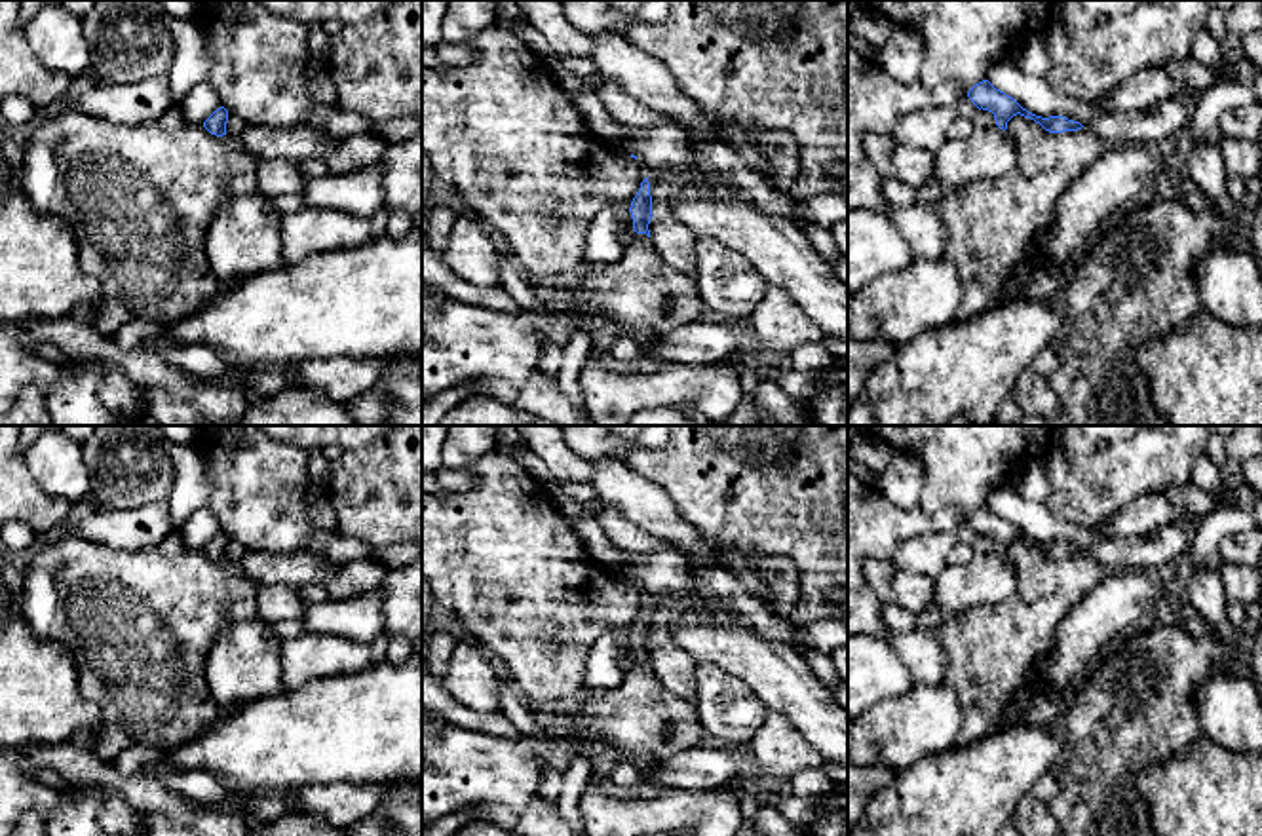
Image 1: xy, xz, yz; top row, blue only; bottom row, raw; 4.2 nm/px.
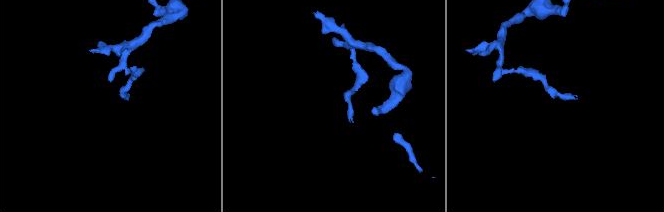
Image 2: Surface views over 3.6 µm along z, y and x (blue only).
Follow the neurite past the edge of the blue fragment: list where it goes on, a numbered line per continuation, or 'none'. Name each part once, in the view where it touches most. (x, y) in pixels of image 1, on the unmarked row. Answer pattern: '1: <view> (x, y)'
1: xz (645, 722)

